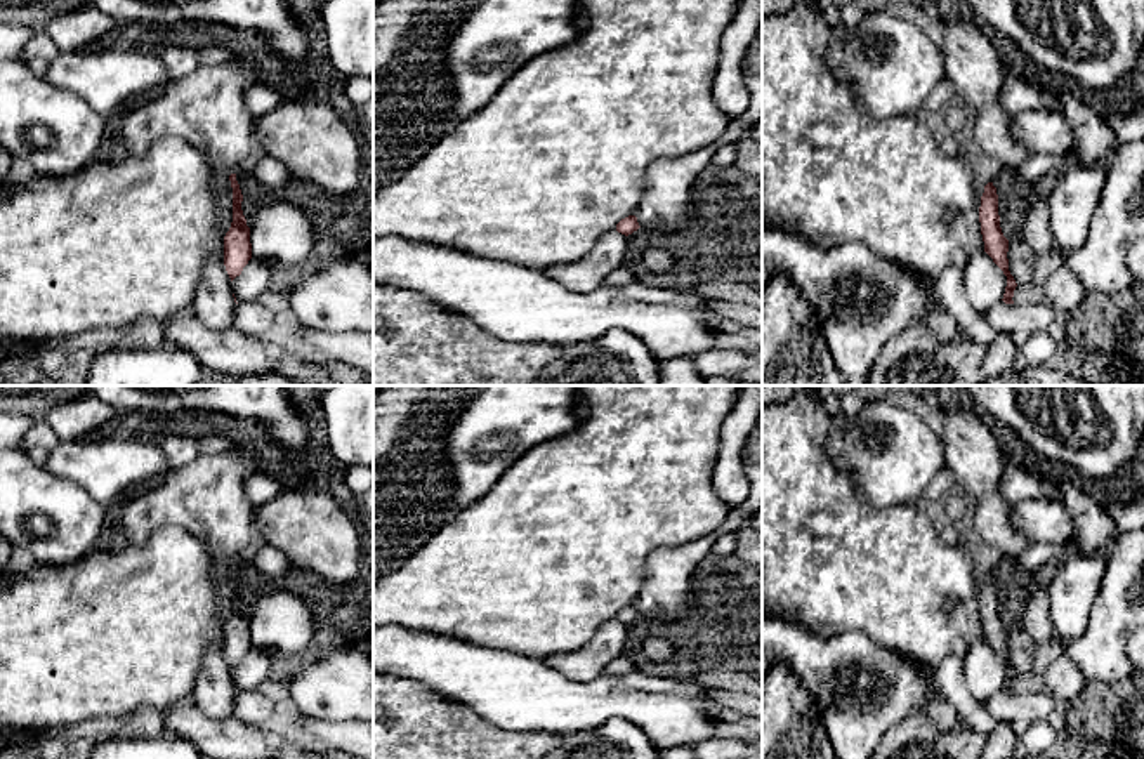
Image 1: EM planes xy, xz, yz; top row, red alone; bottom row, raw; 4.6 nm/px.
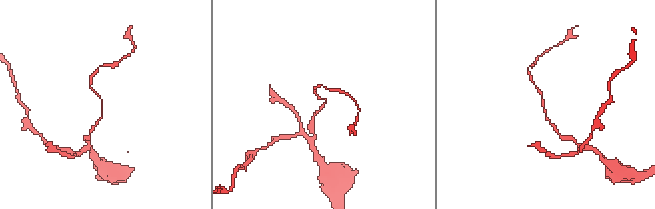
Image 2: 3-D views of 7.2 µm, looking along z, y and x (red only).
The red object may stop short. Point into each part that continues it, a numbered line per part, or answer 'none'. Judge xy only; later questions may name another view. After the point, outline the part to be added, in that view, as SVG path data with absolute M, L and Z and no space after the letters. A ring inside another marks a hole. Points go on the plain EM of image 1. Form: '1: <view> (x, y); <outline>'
none

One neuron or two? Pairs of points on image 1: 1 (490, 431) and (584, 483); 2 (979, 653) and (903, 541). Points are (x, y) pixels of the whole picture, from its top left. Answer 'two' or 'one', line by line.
1: two
2: two

